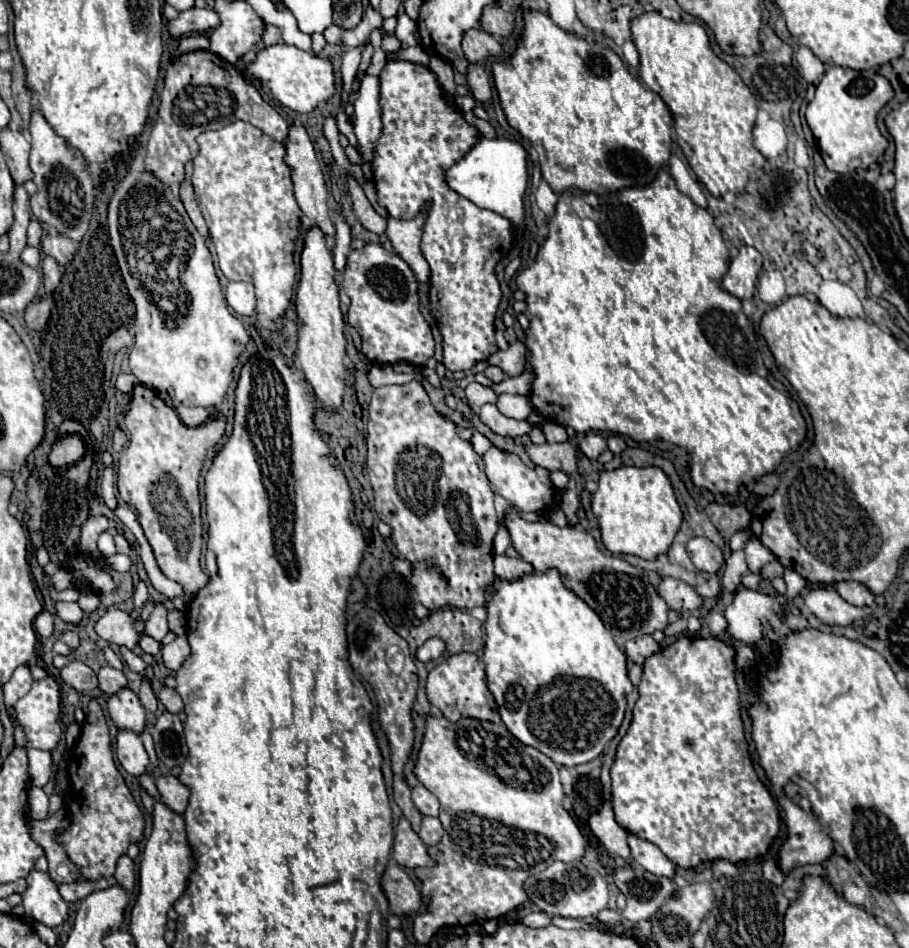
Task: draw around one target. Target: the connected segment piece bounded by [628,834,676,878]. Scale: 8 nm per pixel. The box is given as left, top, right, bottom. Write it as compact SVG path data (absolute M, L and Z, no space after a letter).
M630 834L628 836L628 846L632 850L632 858L634 862L638 862L640 866L644 866L648 872L656 874L656 876L666 876L666 878L674 878L674 870L676 866L650 842Z

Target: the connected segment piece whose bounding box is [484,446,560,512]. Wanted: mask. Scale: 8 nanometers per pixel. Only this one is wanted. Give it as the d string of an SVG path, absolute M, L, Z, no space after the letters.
M492 446L486 454L484 454L484 462L486 462L486 476L494 488L496 494L500 494L502 498L506 498L514 508L522 510L522 512L538 512L544 510L550 504L558 504L558 490L552 486L550 482L550 474L548 470L542 468L528 468L522 464L522 460L506 450L500 450L496 446Z

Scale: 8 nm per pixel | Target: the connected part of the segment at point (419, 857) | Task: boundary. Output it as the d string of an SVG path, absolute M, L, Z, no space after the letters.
M400 818L394 834L394 850L392 858L404 866L404 868L416 868L416 866L432 866L432 858L426 854L426 846L422 840L412 832L410 822L406 818Z

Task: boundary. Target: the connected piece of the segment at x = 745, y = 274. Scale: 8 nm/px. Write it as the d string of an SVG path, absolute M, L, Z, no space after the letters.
M742 246L732 258L728 272L722 278L722 288L736 298L752 298L758 272L762 268L762 256L752 246Z

